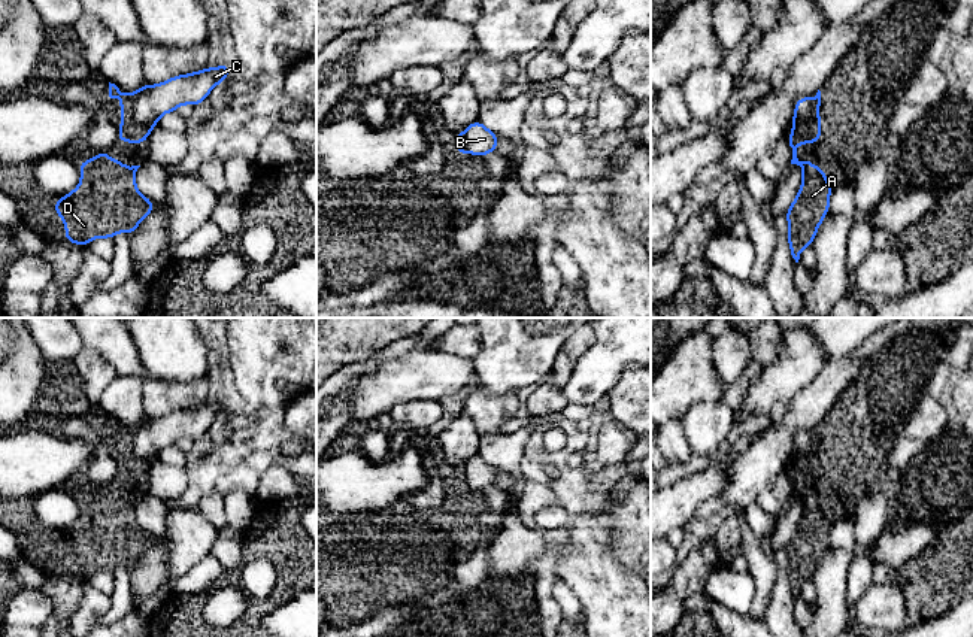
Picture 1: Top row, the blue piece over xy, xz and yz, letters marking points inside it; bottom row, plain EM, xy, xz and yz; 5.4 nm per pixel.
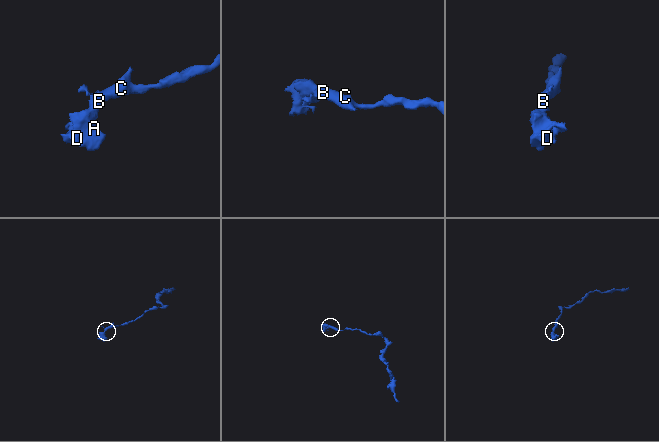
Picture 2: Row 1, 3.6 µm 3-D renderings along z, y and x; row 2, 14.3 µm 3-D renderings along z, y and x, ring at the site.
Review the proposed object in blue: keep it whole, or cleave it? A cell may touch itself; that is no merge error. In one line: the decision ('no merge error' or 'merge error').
merge error

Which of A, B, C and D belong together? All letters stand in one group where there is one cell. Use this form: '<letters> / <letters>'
A D / B C

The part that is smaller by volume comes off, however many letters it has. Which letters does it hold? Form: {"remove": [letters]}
{"remove": ["A", "D"]}

